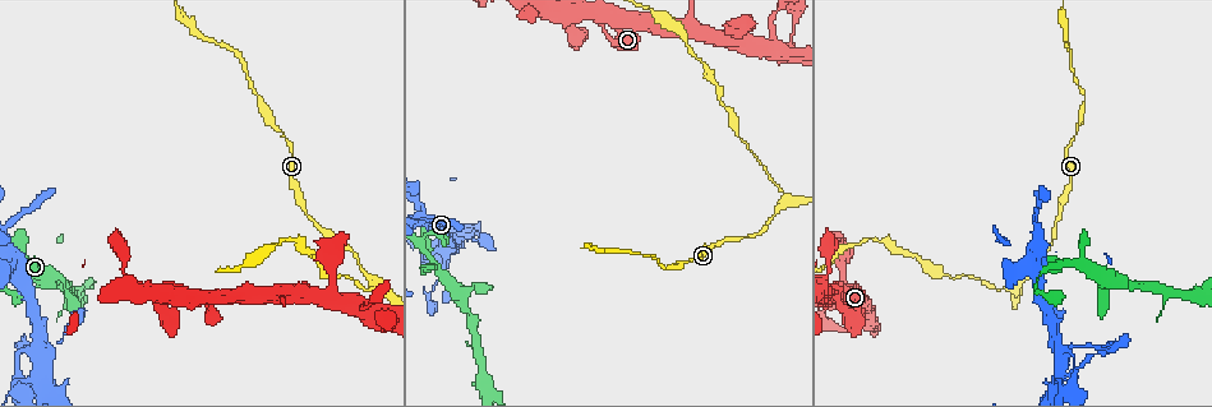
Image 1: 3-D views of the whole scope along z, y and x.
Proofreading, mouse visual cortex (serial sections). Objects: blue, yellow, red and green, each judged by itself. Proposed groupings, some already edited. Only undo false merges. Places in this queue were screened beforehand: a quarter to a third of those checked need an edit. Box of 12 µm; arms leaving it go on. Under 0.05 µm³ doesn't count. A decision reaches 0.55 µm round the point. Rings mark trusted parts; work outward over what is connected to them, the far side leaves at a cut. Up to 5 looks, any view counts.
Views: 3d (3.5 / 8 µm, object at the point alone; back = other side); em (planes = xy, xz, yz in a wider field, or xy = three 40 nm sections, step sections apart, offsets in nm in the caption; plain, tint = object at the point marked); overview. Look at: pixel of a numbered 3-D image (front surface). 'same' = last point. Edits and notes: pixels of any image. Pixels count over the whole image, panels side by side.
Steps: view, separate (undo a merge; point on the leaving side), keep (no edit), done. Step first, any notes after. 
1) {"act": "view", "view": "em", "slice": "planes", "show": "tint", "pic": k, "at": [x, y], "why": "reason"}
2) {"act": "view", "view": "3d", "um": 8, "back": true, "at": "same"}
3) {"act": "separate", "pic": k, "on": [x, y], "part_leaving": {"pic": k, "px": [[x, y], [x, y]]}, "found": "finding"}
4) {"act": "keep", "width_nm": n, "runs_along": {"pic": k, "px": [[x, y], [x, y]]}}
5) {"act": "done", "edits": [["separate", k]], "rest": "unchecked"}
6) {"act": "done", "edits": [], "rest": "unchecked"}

{"act": "view", "view": "3d", "um": 3.5, "pic": 1, "at": [1079, 252], "why": "thin neck"}

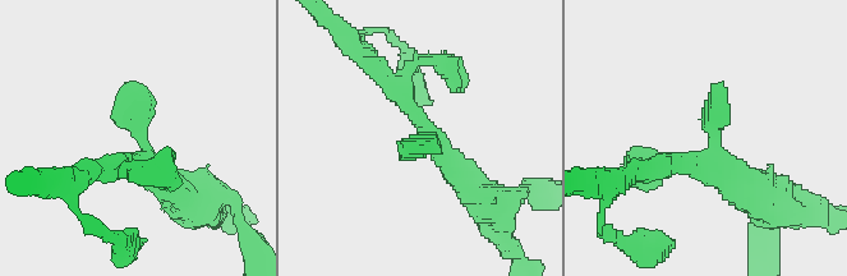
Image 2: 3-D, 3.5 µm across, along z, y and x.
{"act": "view", "view": "em", "slice": "planes", "show": "tint", "pic": 2, "at": [143, 138], "why": "shape alone is not enough"}

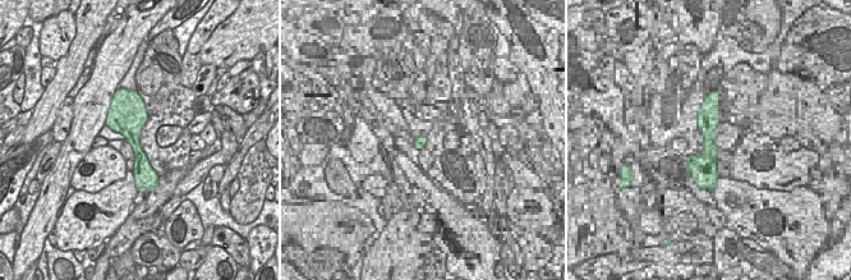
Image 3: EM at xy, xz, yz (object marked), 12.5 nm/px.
{"act": "keep", "runs_along": {"pic": 2, "px": [[661, 165], [707, 161], [719, 83]]}, "found": "one cell here"}

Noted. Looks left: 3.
{"act": "view", "view": "3d", "um": 3.5, "pic": 1, "at": [1056, 341], "why": "four or more arms meet"}

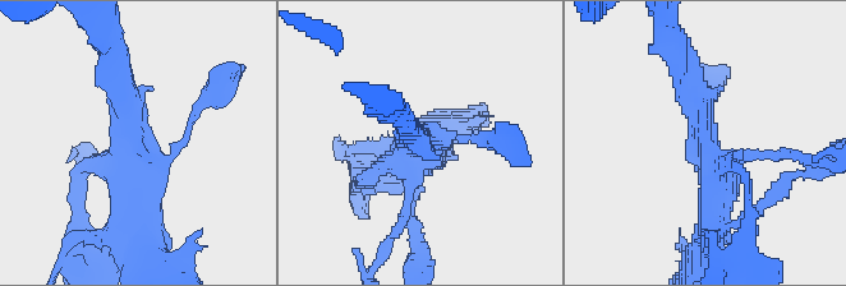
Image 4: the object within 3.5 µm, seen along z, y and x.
{"act": "view", "view": "em", "slice": "planes", "show": "tint", "pic": 4, "at": [705, 150]}

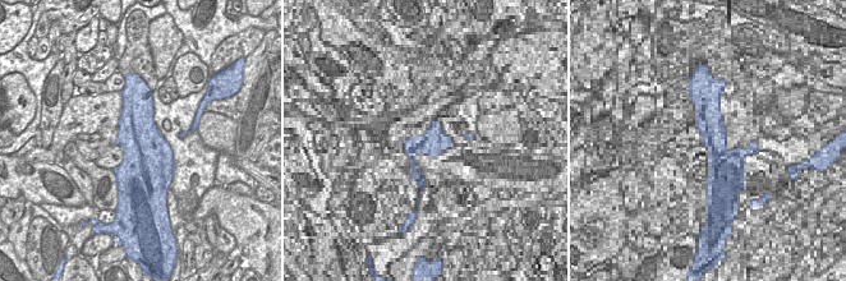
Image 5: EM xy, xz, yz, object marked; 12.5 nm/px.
{"act": "keep", "runs_along": {"pic": 4, "px": [[686, 70], [718, 173], [712, 224]]}, "found": "continuous, no second cell"}

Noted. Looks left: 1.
{"act": "done", "edits": [], "rest": "unchecked"}

